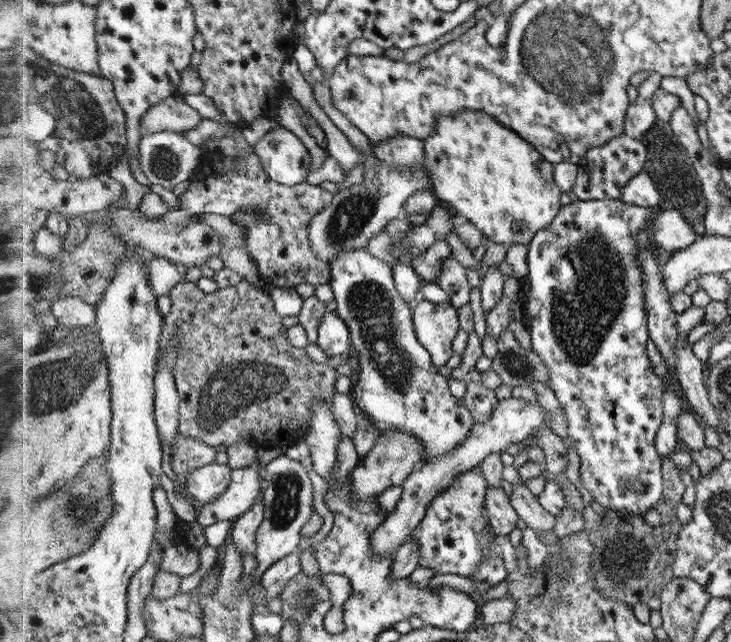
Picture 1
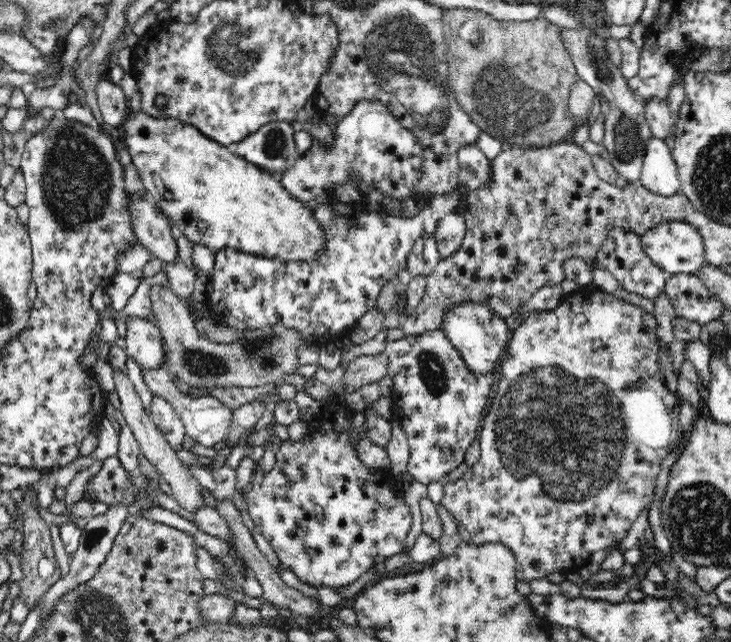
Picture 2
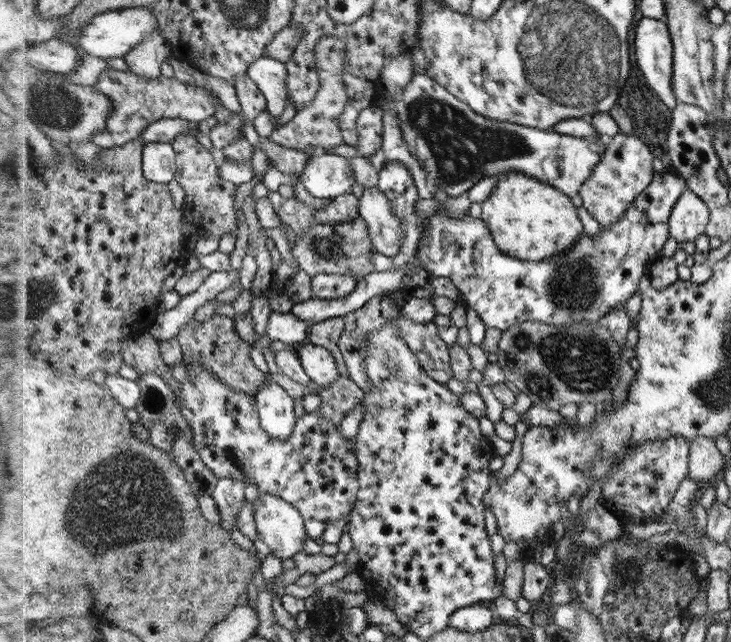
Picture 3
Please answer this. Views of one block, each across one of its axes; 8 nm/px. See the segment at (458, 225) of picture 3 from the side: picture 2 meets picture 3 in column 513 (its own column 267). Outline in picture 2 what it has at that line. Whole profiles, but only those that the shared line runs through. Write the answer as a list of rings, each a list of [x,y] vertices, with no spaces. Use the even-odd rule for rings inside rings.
[[[457,190],[449,194],[438,194],[428,200],[421,212],[413,218],[396,218],[384,212],[358,214],[349,203],[326,202],[313,210],[314,219],[322,227],[326,242],[319,258],[310,262],[285,262],[280,257],[266,258],[237,249],[221,249],[216,252],[215,266],[212,272],[213,291],[206,295],[205,304],[210,315],[234,329],[264,328],[283,324],[293,328],[300,336],[342,336],[342,330],[354,326],[361,316],[376,306],[376,300],[382,288],[389,281],[396,281],[400,271],[407,268],[407,256],[414,248],[418,238],[434,237],[438,221],[452,215],[461,202]]]

